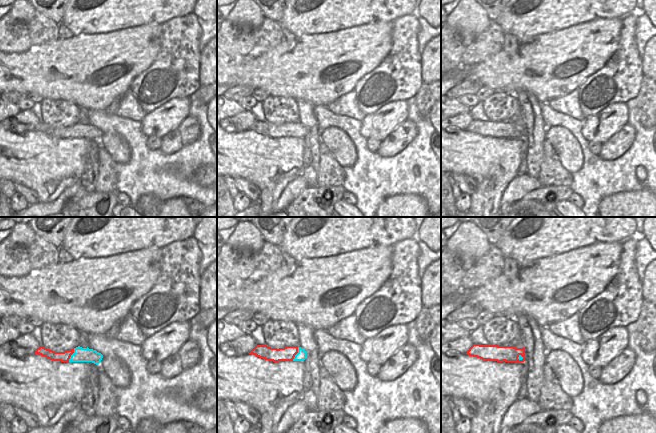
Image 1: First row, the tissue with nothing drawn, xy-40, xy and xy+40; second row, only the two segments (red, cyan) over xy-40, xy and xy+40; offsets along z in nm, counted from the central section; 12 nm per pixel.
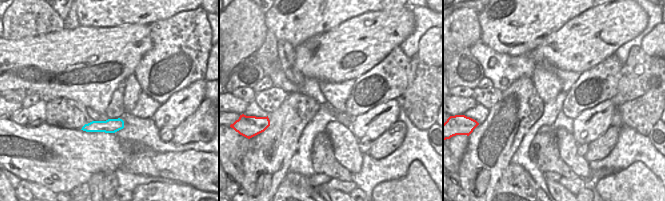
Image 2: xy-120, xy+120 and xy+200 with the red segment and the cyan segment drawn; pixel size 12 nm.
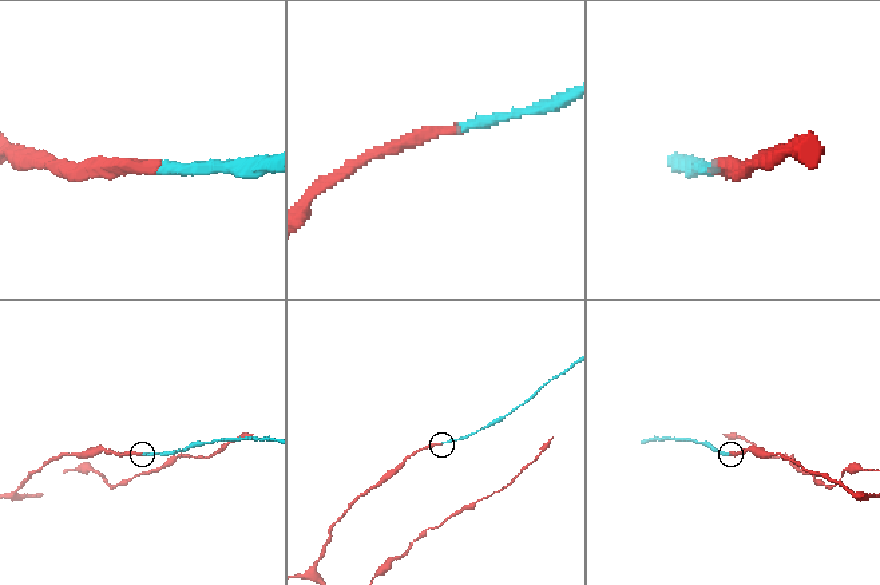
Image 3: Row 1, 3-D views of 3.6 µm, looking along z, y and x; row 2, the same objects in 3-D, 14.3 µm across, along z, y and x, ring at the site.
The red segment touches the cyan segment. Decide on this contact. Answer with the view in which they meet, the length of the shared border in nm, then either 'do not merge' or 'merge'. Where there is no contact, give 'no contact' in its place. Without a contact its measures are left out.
xy | 180 nm | merge

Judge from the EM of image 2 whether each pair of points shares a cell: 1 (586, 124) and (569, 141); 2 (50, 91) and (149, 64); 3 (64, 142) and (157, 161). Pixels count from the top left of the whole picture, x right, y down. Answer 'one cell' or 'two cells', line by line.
1: two cells
2: two cells
3: one cell

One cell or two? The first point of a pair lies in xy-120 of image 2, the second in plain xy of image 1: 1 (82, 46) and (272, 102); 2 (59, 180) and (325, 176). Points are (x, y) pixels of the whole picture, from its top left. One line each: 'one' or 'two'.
1: two
2: two

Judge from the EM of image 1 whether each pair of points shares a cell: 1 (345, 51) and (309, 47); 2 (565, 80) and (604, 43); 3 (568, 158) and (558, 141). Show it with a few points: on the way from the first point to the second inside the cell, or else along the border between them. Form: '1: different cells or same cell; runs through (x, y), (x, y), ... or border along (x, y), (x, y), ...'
1: same cell; runs through (336, 51), (318, 51)
2: same cell; runs through (577, 74), (588, 67), (589, 58), (592, 55)
3: same cell; runs through (568, 154), (568, 151), (562, 145)

